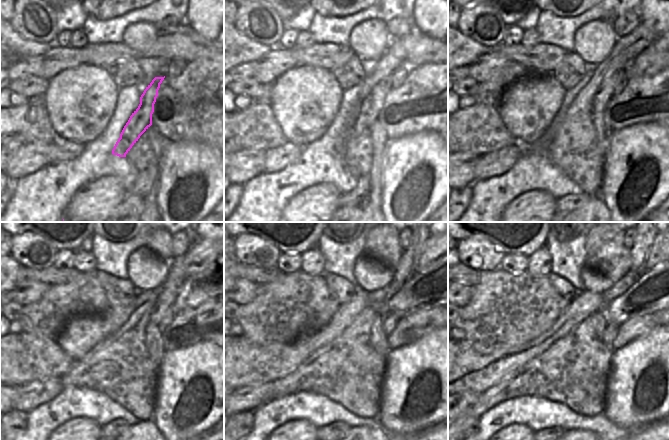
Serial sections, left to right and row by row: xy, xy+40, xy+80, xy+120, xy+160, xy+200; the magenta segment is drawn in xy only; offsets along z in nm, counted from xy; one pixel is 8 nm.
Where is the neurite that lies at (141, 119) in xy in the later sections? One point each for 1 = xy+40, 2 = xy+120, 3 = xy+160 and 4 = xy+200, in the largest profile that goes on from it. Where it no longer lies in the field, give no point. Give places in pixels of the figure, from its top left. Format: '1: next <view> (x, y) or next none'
1: next xy+40 (370, 106)
2: next xy+120 (167, 293)
3: next xy+160 (407, 265)
4: next xy+200 (639, 252)

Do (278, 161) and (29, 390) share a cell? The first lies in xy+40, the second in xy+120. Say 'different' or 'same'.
same

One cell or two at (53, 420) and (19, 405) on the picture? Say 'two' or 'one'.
two

